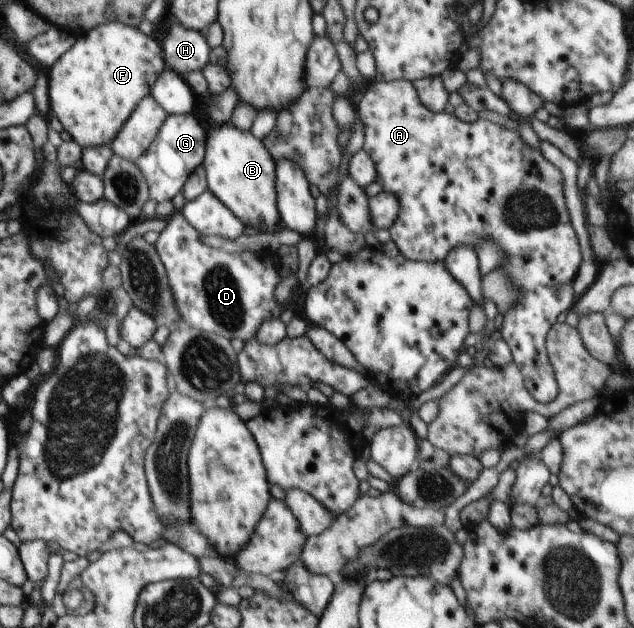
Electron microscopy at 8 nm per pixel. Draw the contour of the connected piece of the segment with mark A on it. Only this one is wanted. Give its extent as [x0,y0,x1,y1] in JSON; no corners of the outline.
[356,79,582,403]

